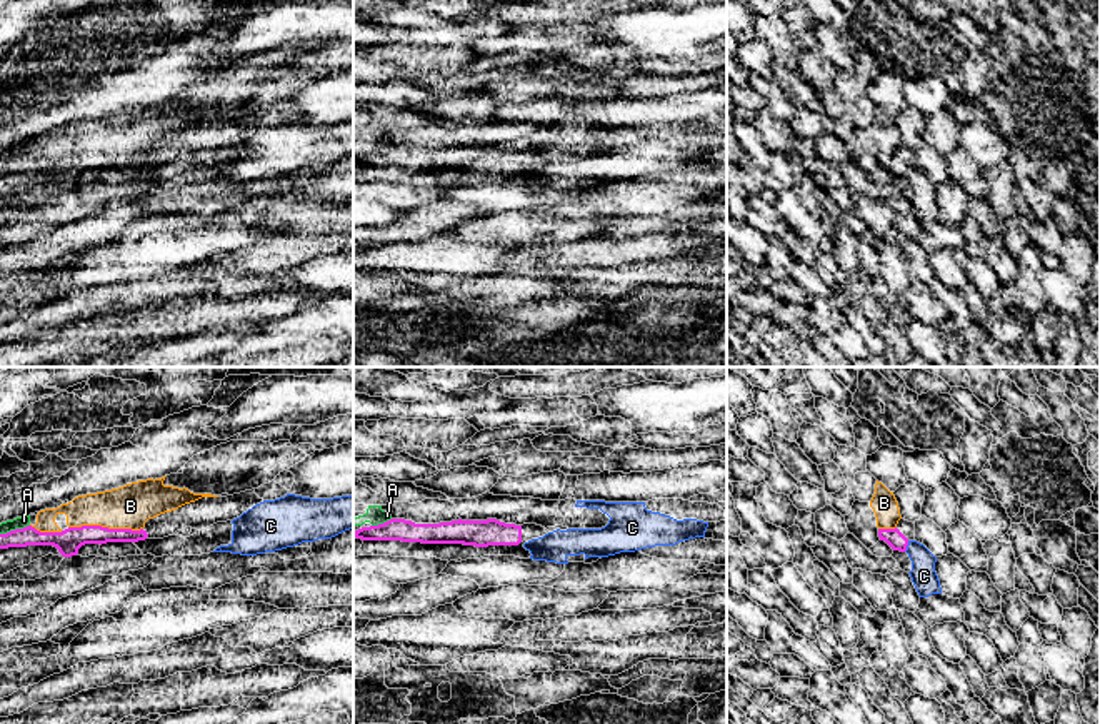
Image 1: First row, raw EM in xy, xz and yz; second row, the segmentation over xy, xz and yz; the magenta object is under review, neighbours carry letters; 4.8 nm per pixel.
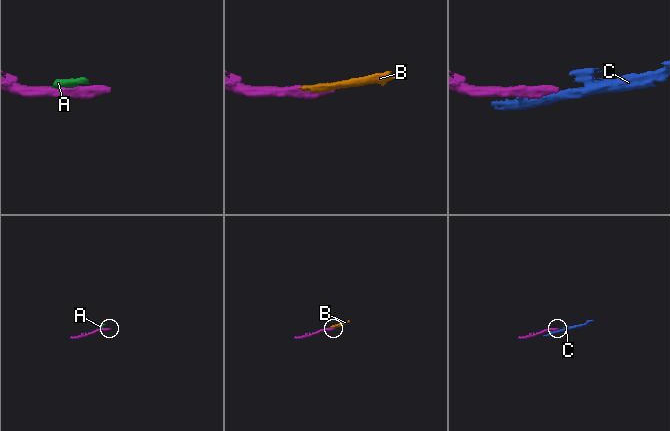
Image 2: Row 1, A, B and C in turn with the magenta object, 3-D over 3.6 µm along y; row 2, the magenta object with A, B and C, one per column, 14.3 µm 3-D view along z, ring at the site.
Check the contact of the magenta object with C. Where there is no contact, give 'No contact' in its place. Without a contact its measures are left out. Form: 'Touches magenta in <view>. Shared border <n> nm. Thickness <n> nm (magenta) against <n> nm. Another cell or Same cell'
Touches magenta in yz. Shared border 60 nm. Thickness 90 nm (magenta) against 120 nm. Another cell

